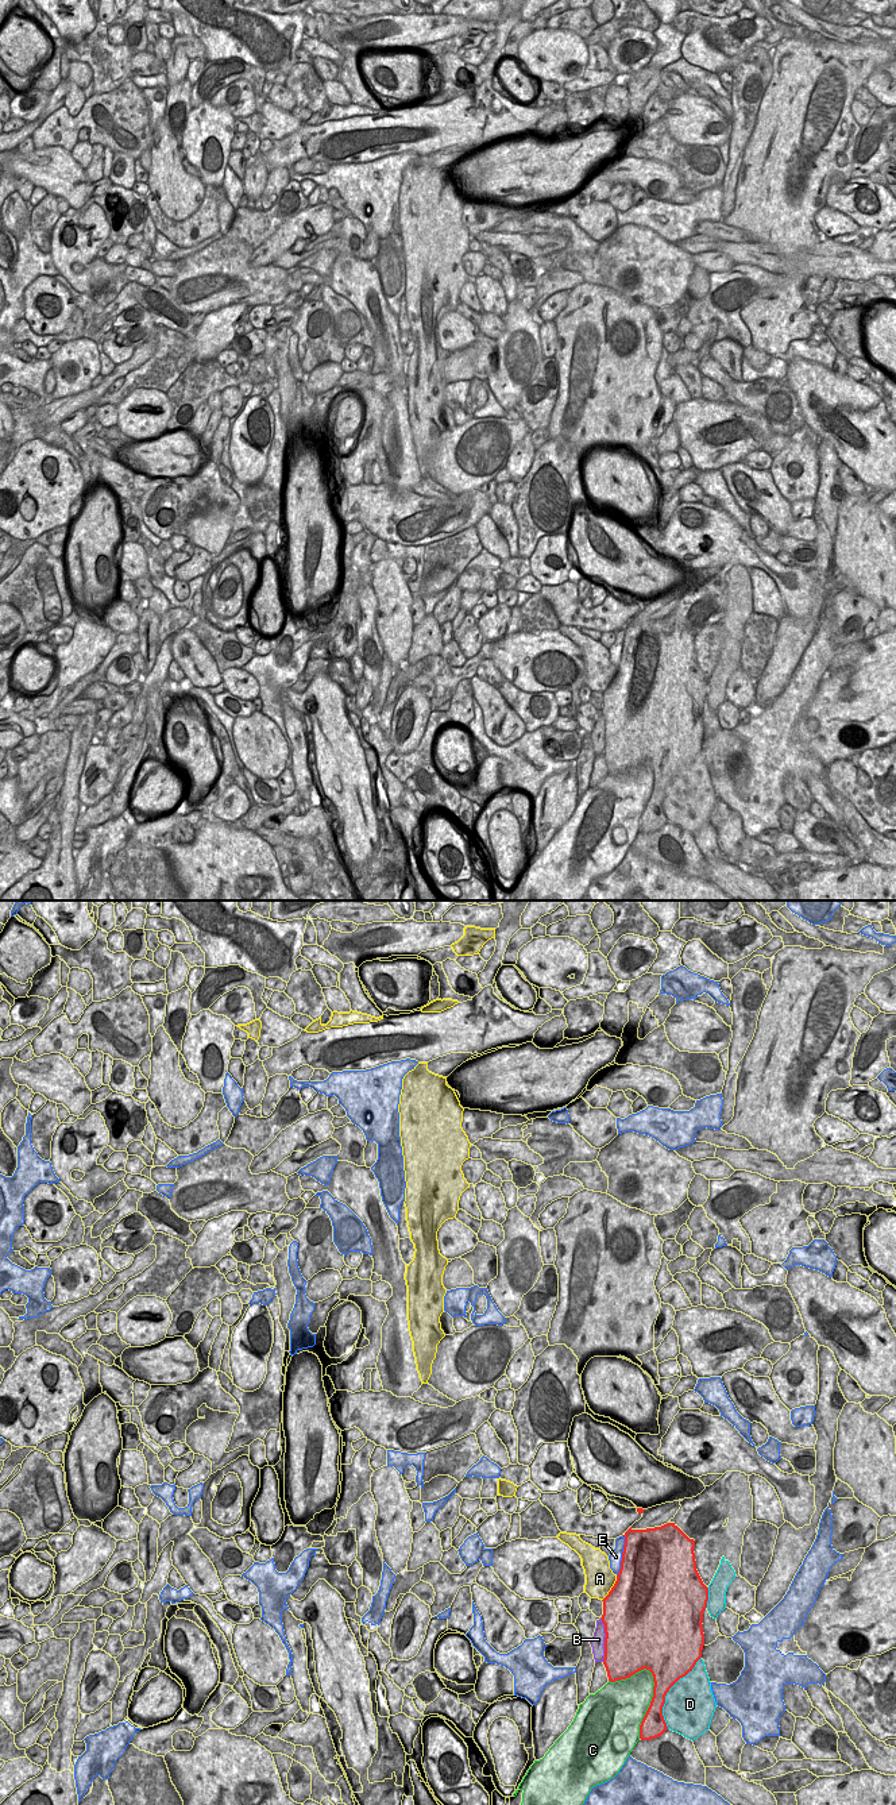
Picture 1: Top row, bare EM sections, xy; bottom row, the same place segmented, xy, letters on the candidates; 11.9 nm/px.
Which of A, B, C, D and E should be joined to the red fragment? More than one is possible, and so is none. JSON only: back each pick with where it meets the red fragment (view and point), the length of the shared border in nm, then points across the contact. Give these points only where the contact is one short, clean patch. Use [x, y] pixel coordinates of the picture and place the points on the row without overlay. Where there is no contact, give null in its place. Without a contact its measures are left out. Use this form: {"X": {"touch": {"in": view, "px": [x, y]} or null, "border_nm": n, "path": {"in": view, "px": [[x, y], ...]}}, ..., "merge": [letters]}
{"B": {"touch": {"in": "xy", "px": [605, 732]}, "border_nm": 550}, "merge": ["B"]}

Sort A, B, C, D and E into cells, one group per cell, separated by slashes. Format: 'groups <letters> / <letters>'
groups A / B / C / D / E

